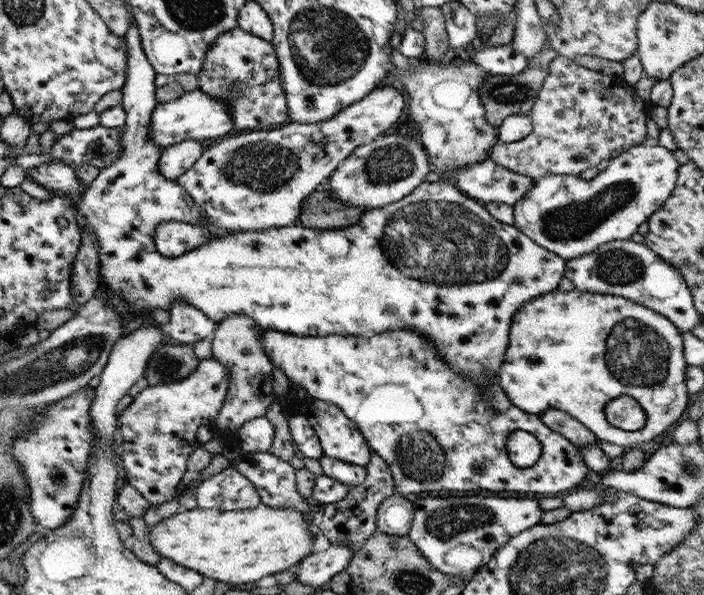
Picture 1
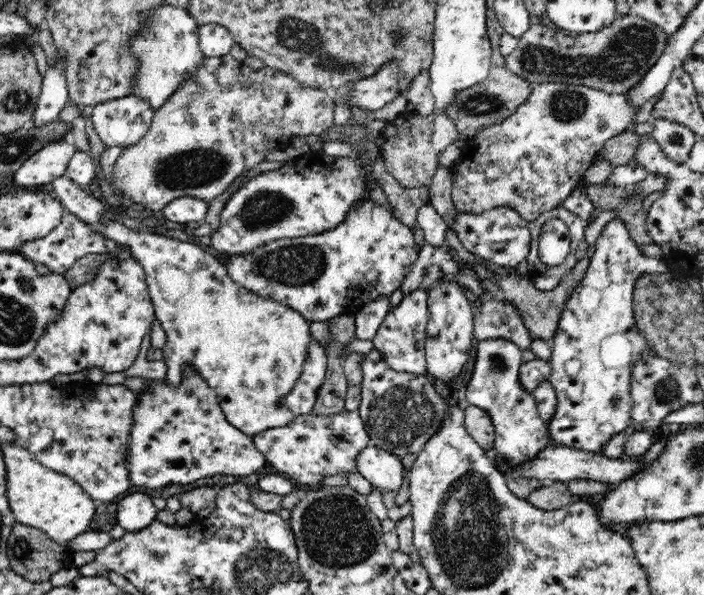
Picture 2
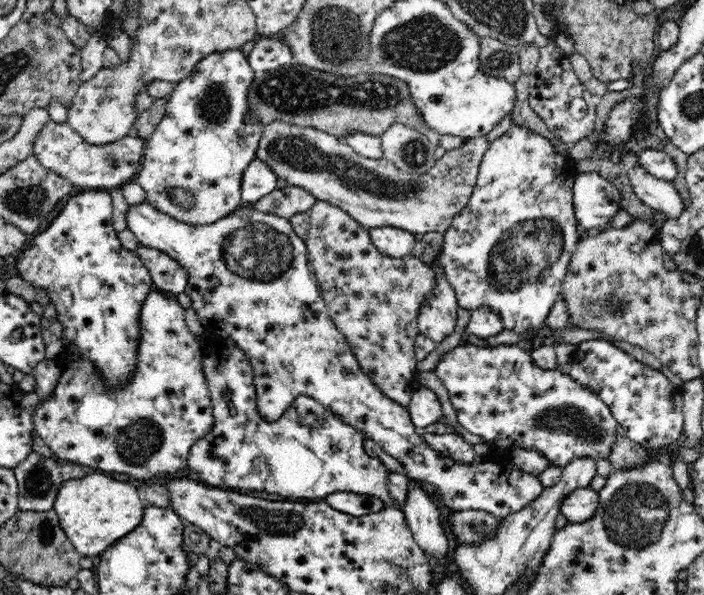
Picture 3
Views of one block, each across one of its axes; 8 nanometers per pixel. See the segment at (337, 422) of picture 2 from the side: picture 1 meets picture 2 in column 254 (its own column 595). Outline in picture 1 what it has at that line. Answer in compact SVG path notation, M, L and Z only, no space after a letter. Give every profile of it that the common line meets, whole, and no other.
M549 409L540 414L540 421L553 432L566 438L571 444L577 446L589 446L601 442L590 430L587 430L575 418L565 412Z

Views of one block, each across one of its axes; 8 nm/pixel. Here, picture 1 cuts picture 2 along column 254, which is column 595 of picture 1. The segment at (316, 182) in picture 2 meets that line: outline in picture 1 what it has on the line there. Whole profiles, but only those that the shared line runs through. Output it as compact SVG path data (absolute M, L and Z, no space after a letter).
M641 144L608 160L607 168L590 180L581 179L579 174L534 178L525 197L512 206L512 225L564 261L589 254L604 242L629 239L637 232L671 194L679 166L671 151Z

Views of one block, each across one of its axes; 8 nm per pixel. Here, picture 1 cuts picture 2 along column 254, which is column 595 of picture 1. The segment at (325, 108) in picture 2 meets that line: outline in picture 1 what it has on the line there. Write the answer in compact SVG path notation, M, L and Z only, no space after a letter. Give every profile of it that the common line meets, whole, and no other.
M561 58L549 61L547 76L535 97L529 117L532 122L531 132L517 142L495 142L489 150L488 160L531 179L548 174L577 175L582 170L597 166L601 160L609 159L610 154L618 150L629 150L629 146L641 145L645 132L645 102L635 95L634 88L617 76L603 76L599 71L578 66L571 59Z

